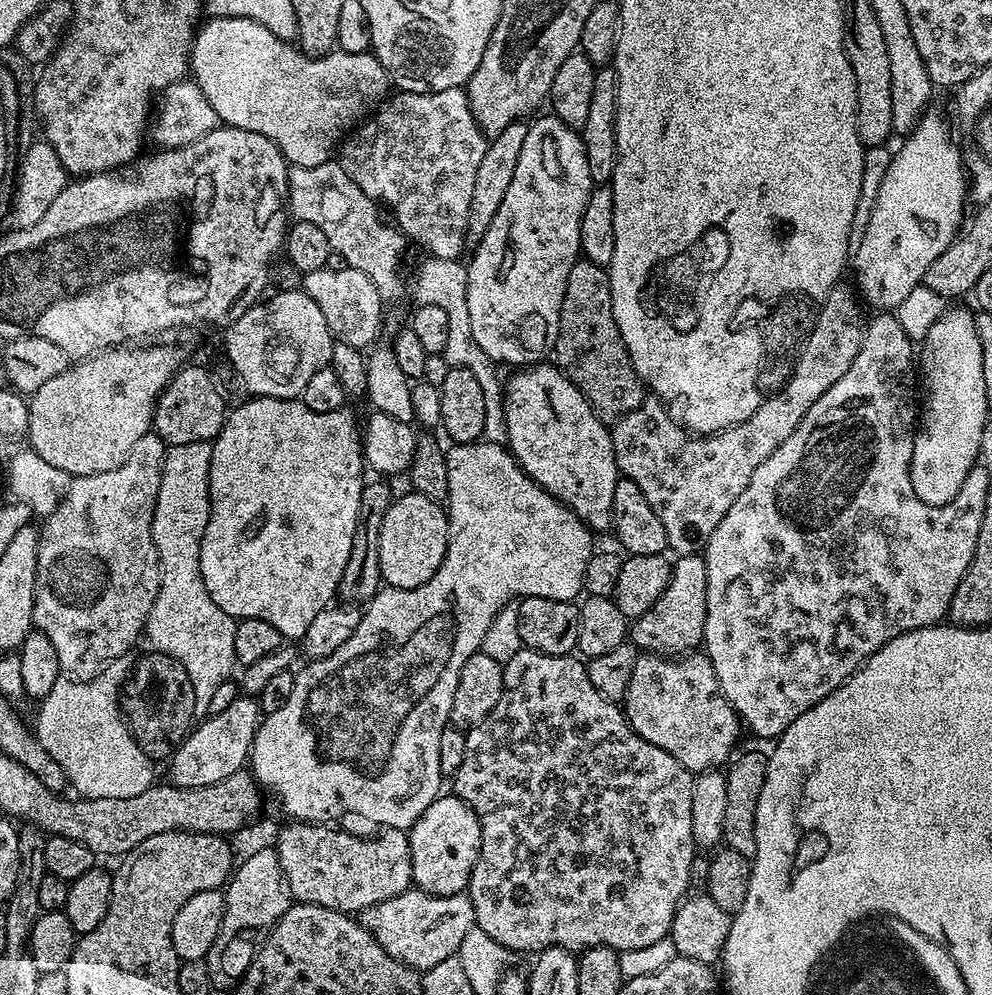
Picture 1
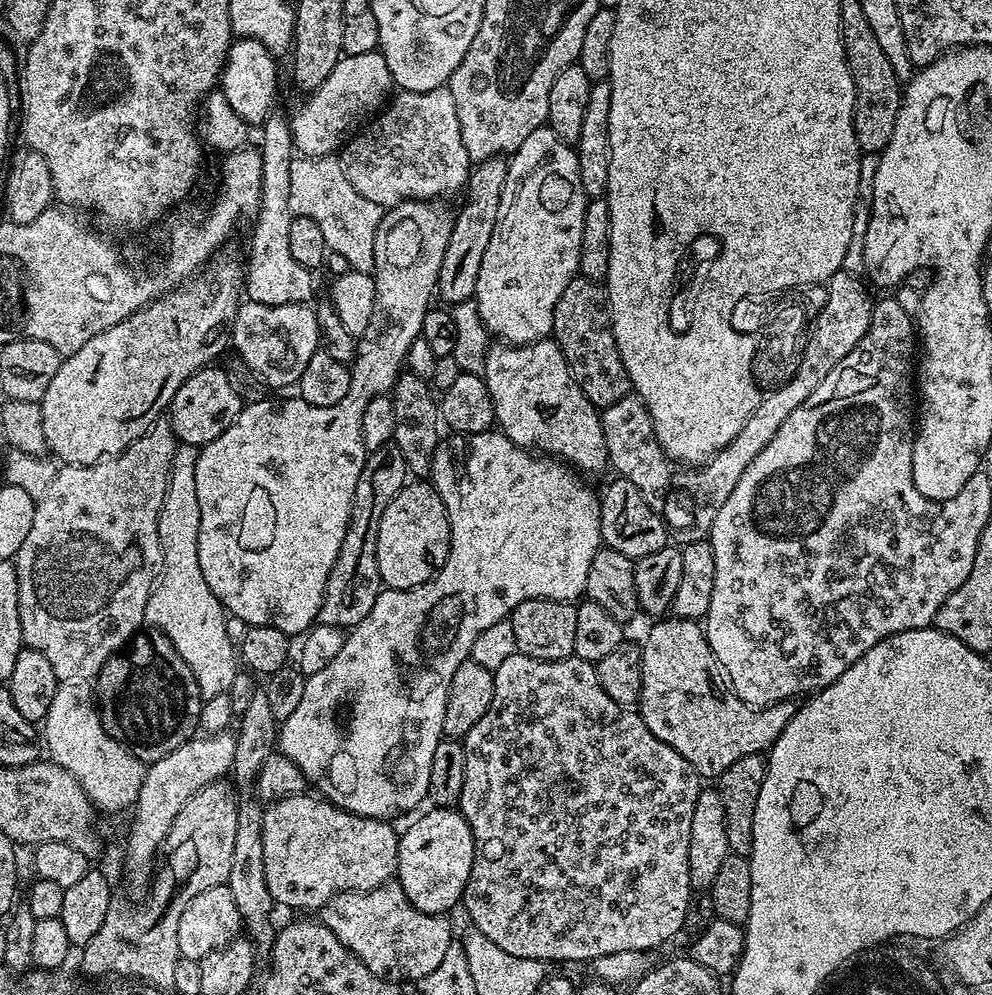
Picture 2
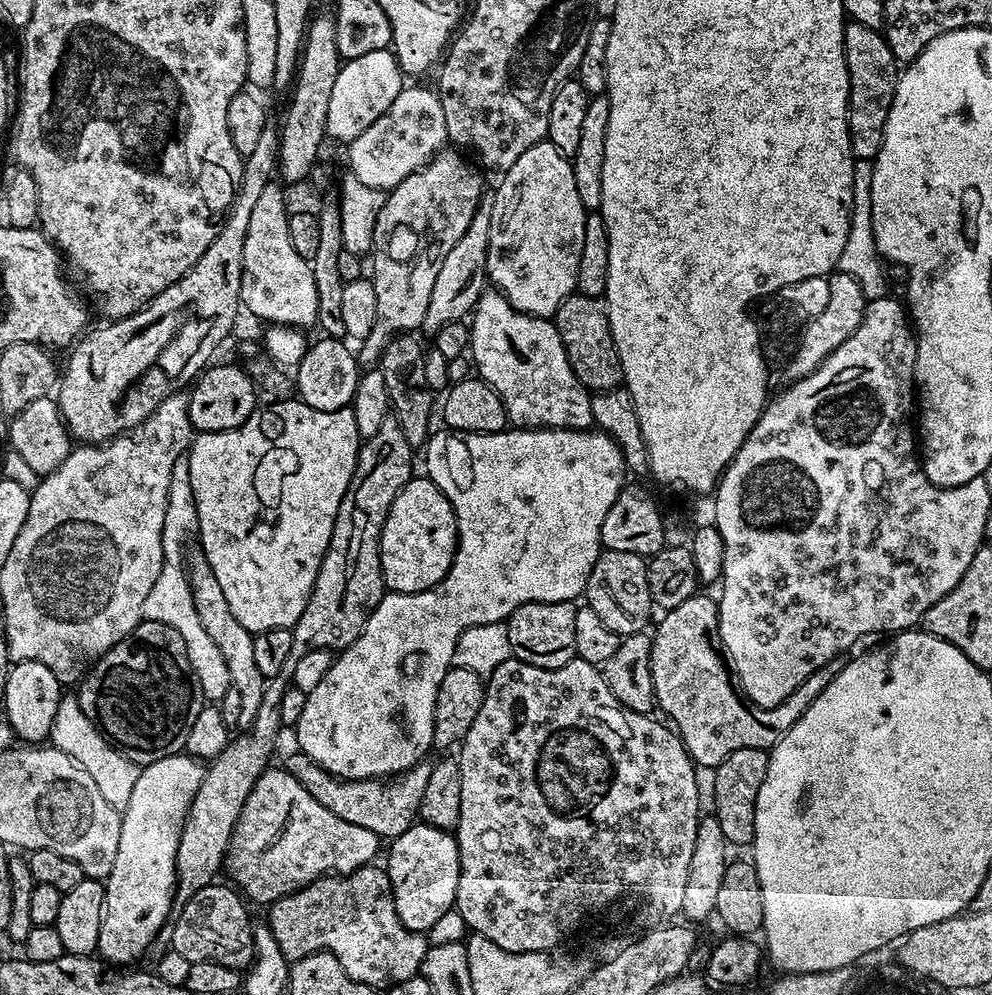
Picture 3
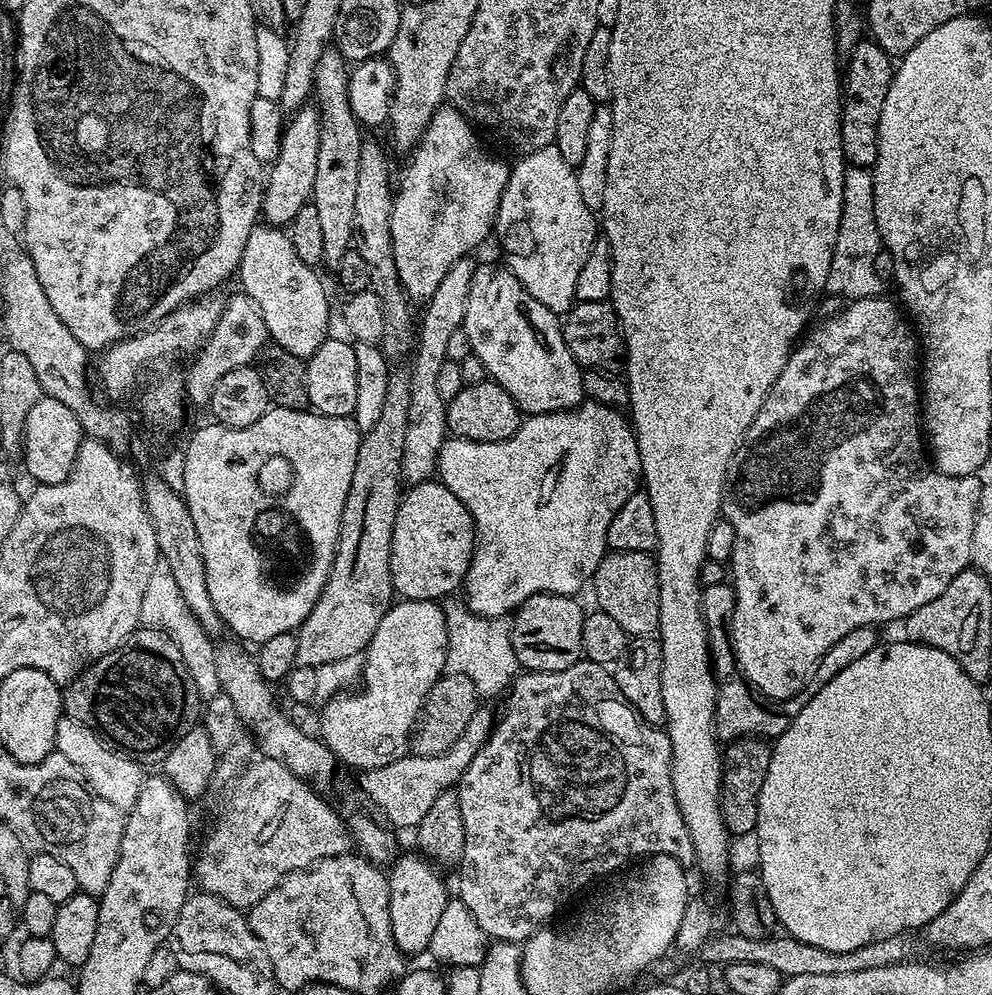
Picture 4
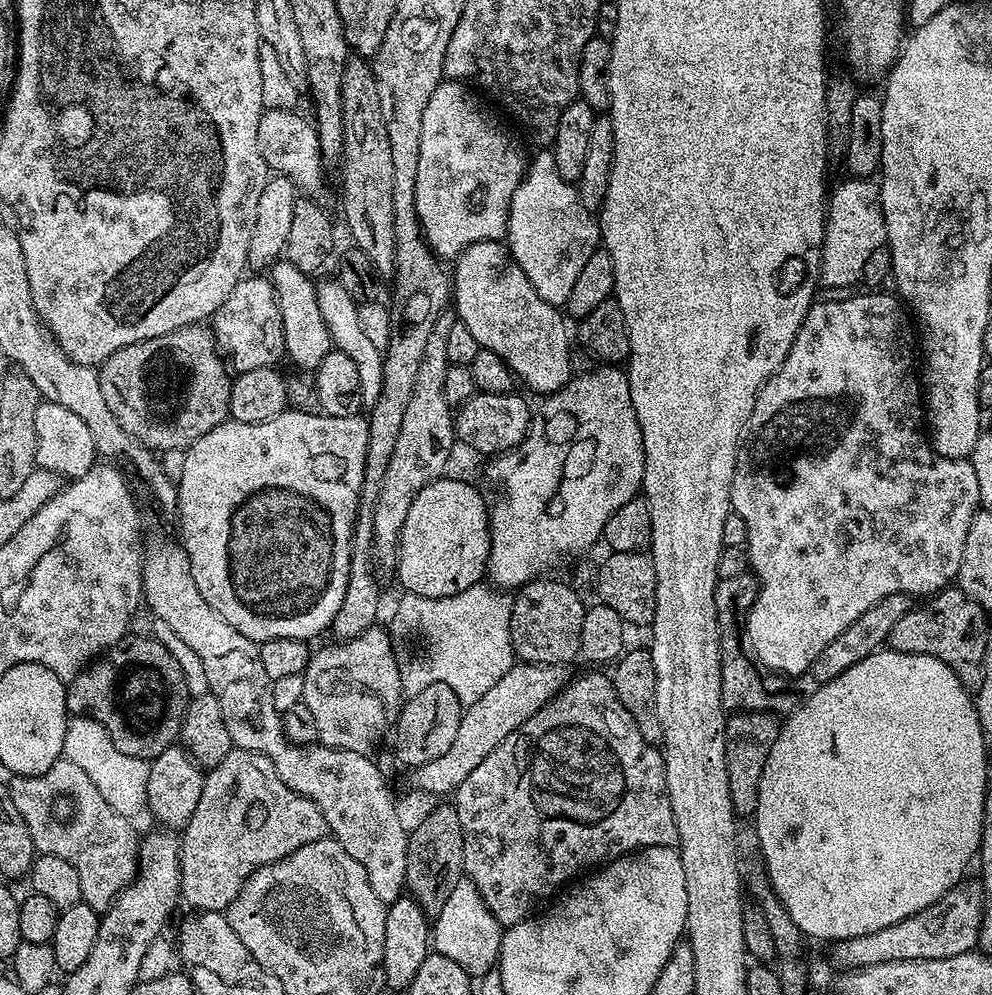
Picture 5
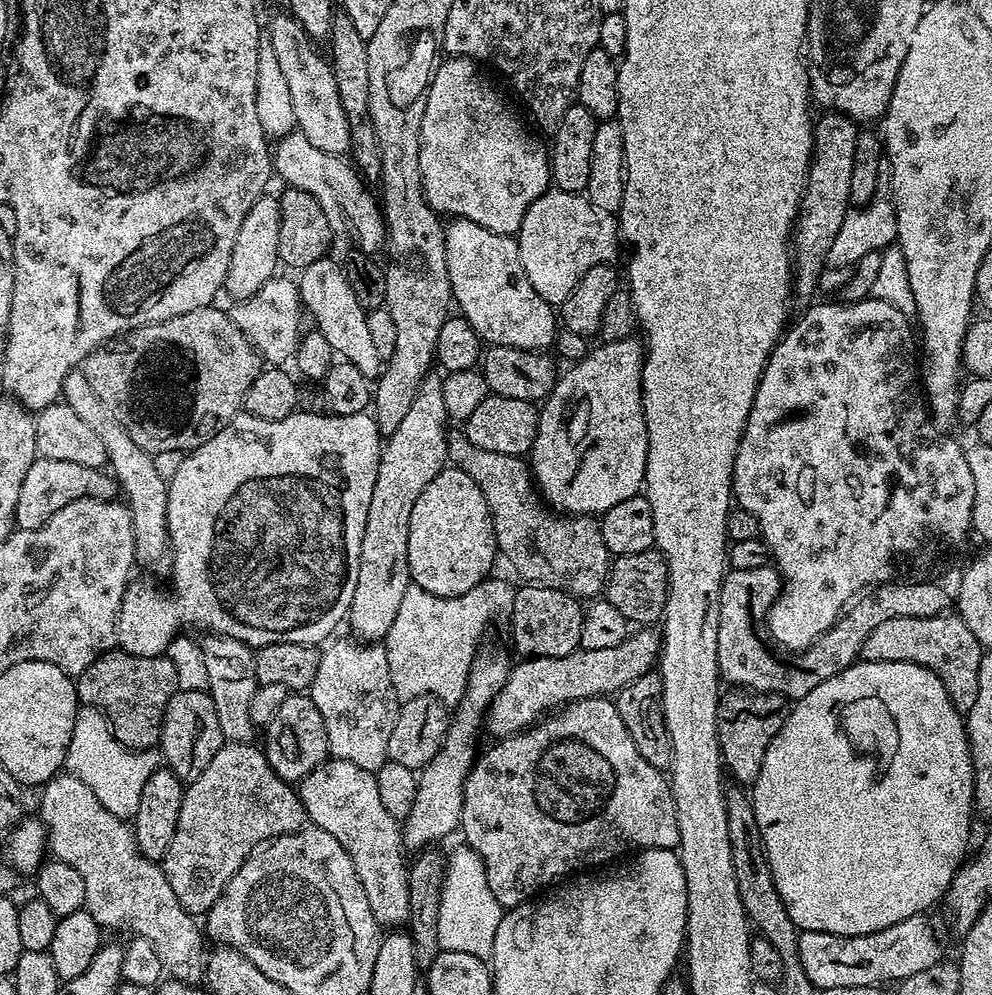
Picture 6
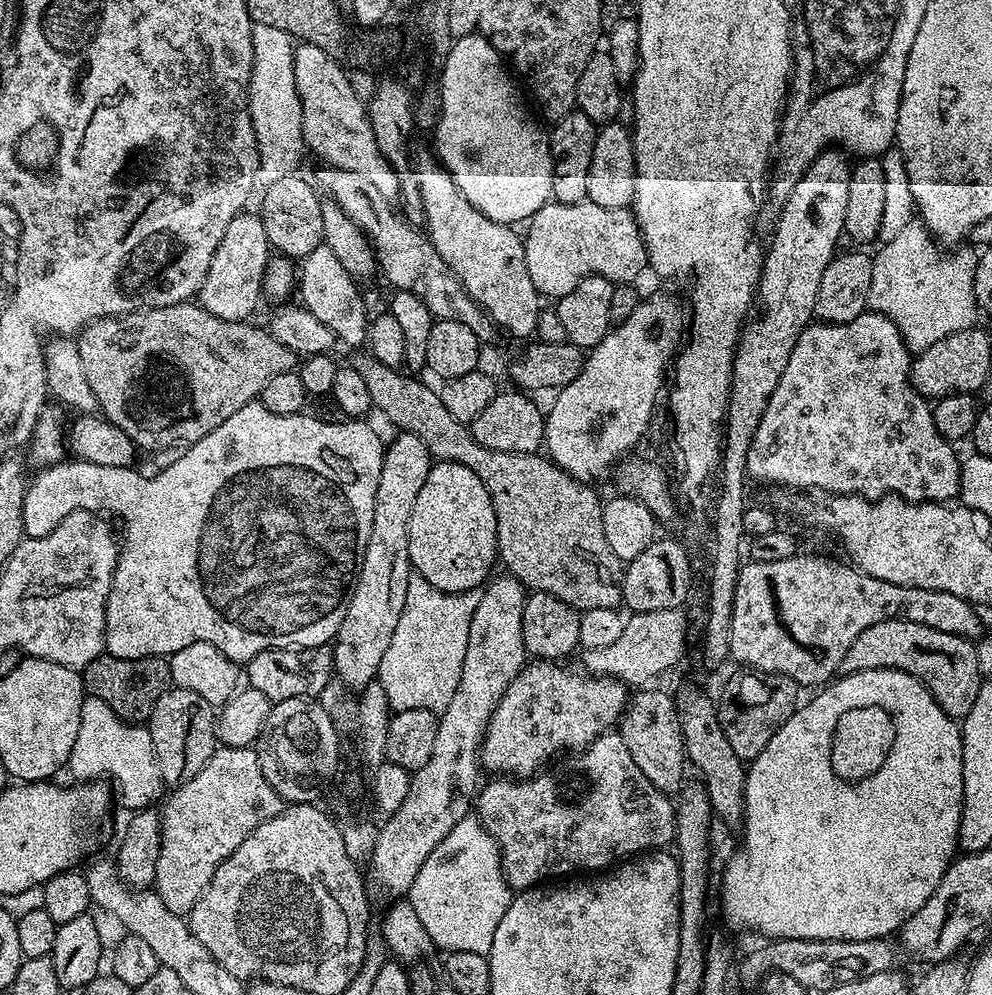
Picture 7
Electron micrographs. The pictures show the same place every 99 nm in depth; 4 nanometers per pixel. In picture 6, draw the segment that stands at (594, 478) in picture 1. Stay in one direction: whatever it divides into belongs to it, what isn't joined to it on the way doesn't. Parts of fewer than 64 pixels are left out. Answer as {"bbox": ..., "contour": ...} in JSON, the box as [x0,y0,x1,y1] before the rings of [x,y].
{"bbox":[444,218,558,352],"contour":[[[452,218],[444,229],[446,270],[452,283],[452,299],[459,315],[470,322],[485,345],[510,346],[531,352],[555,345],[558,316],[553,305],[536,293],[522,270],[520,241],[478,226],[478,222]]]}

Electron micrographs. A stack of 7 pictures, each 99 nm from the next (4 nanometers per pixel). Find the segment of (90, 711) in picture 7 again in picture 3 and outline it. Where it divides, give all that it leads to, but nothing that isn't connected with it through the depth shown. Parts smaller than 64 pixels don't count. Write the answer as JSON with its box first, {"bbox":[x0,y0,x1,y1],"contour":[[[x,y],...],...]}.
{"bbox":[50,695,141,810],"contour":[[[61,695],[58,702],[58,714],[54,714],[50,744],[51,747],[62,750],[62,754],[70,754],[70,758],[74,758],[74,762],[78,762],[82,766],[82,770],[86,770],[86,774],[90,774],[90,778],[94,778],[94,786],[98,786],[98,790],[102,790],[102,798],[106,798],[106,802],[110,802],[110,806],[114,806],[117,810],[123,810],[126,802],[130,802],[130,793],[134,790],[134,782],[138,782],[141,765],[135,764],[133,760],[124,755],[121,749],[102,735],[96,724],[90,722],[90,718],[86,718],[80,701],[75,695]]]}

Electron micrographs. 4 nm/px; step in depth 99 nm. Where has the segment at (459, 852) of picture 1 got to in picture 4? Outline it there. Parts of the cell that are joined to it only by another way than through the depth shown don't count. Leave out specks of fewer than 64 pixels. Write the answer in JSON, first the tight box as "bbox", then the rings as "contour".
{"bbox":[387,854,450,953],"contour":[[[419,854],[397,855],[387,869],[390,930],[394,934],[398,950],[402,953],[427,953],[430,937],[434,934],[438,921],[442,919],[442,910],[446,910],[450,893],[444,889],[444,880],[435,871],[439,872]]]}

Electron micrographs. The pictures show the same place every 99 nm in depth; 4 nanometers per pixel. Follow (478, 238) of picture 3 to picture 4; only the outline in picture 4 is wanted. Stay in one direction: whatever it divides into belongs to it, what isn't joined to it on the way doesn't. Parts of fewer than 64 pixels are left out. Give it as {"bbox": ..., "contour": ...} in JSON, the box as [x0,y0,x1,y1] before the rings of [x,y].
{"bbox":[400,255,477,485],"contour":[[[471,255],[456,260],[446,278],[438,282],[438,290],[423,305],[424,313],[418,316],[416,347],[411,357],[412,372],[408,376],[410,386],[410,410],[406,426],[406,442],[402,454],[400,478],[405,485],[421,484],[424,480],[433,479],[436,472],[436,459],[446,437],[449,435],[446,422],[446,402],[438,395],[438,373],[442,362],[448,360],[446,345],[454,330],[463,328],[466,318],[466,301],[470,299],[470,282],[474,279],[477,261]]]}

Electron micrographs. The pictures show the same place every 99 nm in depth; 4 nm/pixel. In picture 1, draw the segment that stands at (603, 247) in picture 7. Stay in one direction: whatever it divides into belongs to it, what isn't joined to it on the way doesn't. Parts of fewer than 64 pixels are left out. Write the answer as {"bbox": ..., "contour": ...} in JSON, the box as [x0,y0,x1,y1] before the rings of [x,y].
{"bbox":[466,115,594,366],"contour":[[[554,115],[539,116],[528,124],[526,142],[522,142],[522,154],[518,154],[518,166],[514,166],[510,190],[506,190],[506,198],[502,198],[494,222],[490,222],[483,238],[475,245],[472,261],[466,264],[466,310],[470,310],[470,334],[500,366],[531,366],[545,359],[544,352],[551,353],[555,349],[566,278],[570,278],[570,270],[582,256],[582,210],[586,210],[586,202],[594,187],[590,166],[586,166],[581,133],[568,128],[566,122]]]}

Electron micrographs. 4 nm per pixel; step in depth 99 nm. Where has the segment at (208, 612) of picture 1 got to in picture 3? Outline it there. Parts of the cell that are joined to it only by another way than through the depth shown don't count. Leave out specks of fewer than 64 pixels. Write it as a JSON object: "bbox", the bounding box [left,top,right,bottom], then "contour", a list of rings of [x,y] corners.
{"bbox":[142,455,232,702],"contour":[[[183,455],[178,458],[178,462],[174,462],[174,470],[170,474],[166,522],[162,526],[164,561],[158,574],[158,582],[154,582],[150,594],[146,594],[146,602],[142,602],[143,619],[166,622],[166,626],[174,626],[174,630],[182,634],[182,642],[186,642],[186,654],[190,658],[192,674],[201,697],[208,702],[219,702],[232,688],[230,670],[226,670],[226,662],[222,659],[218,646],[214,646],[214,641],[210,639],[210,634],[206,634],[202,621],[194,610],[194,598],[184,569],[184,550],[189,543],[188,532],[197,531],[197,522],[194,494],[190,490],[190,466],[187,455]]]}

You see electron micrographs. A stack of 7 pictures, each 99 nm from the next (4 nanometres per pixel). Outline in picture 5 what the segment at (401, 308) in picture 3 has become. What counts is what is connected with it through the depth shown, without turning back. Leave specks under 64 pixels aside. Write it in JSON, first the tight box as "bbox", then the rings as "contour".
{"bbox":[414,78,526,258],"contour":[[[445,78],[440,81],[439,86],[434,90],[434,94],[430,94],[430,102],[426,102],[426,111],[422,114],[422,147],[418,149],[418,182],[414,182],[414,202],[418,210],[420,229],[424,231],[424,240],[432,247],[433,252],[441,258],[447,258],[447,256],[455,258],[471,244],[477,244],[483,240],[503,241],[508,234],[508,211],[514,198],[514,192],[524,181],[526,156],[524,160],[519,146],[512,141],[511,134],[506,129],[500,128],[499,122],[488,113],[487,106],[479,98],[481,99],[467,83]]]}

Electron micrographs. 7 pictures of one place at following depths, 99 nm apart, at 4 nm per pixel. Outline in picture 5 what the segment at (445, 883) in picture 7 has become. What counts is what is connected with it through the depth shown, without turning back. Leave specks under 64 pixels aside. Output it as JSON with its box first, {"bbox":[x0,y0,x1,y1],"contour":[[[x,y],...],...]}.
{"bbox":[430,878,503,972],"contour":[[[461,878],[458,886],[454,886],[446,906],[442,906],[442,914],[435,917],[430,928],[430,944],[434,951],[458,962],[467,972],[472,968],[493,971],[500,958],[500,943],[503,937],[498,918],[490,914],[486,902],[482,902],[482,894],[478,894],[472,881],[467,878]]]}

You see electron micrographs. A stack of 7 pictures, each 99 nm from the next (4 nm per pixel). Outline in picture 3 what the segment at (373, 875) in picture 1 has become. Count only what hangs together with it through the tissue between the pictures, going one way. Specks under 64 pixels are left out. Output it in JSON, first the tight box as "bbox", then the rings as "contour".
{"bbox":[226,766,382,906],"contour":[[[269,766],[254,782],[242,806],[242,814],[232,831],[226,857],[226,876],[228,872],[227,879],[253,905],[256,903],[271,906],[274,901],[289,896],[322,876],[332,873],[347,874],[369,867],[375,861],[372,859],[375,858],[380,844],[382,848],[381,837],[376,836],[374,830],[354,826],[354,822],[345,822],[344,819],[338,818],[338,814],[330,814],[330,810],[326,810],[326,806],[322,806],[318,798],[313,798],[310,790],[306,790],[302,782],[298,782],[298,778],[285,772],[283,767]]]}

